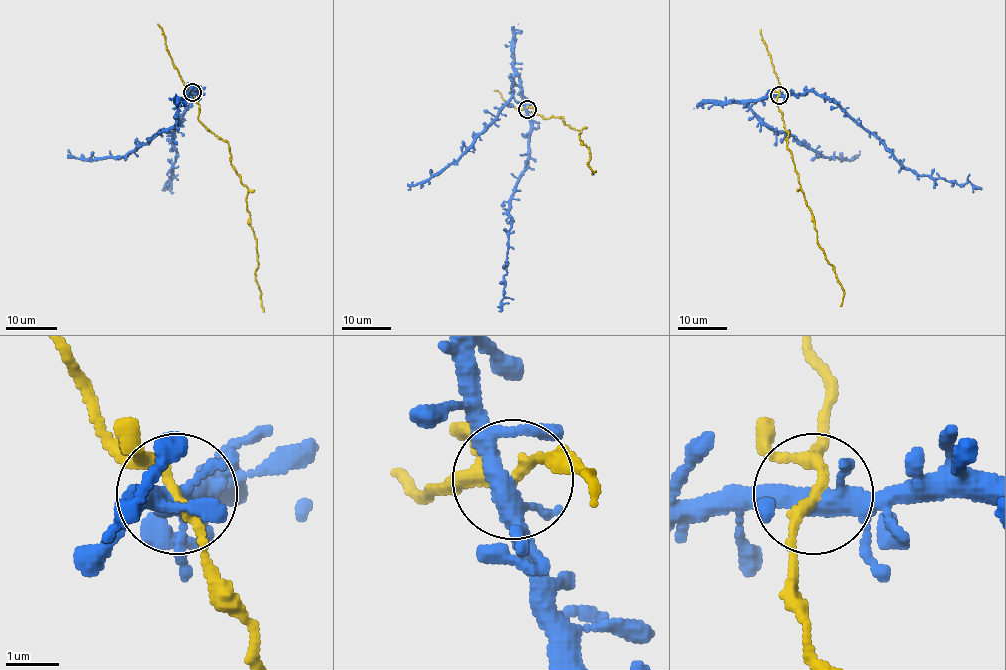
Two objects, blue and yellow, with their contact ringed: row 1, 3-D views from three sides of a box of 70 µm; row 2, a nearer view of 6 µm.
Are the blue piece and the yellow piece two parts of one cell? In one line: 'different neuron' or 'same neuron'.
same neuron

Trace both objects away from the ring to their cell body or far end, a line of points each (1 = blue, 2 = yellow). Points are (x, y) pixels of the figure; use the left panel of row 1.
1: (191, 92), (195, 92), (194, 88), (194, 97), (175, 131), (176, 158), (168, 185), (166, 183), (173, 192)
2: (191, 92), (198, 118), (227, 143), (231, 166), (248, 189), (255, 282), (264, 311)

